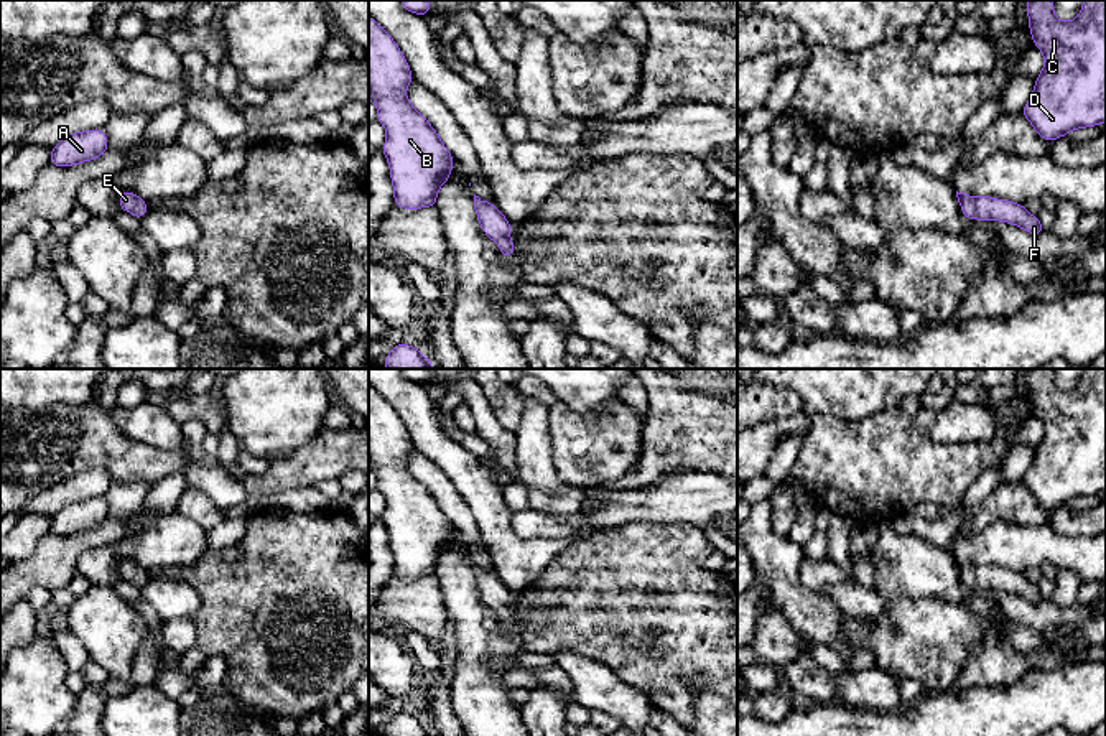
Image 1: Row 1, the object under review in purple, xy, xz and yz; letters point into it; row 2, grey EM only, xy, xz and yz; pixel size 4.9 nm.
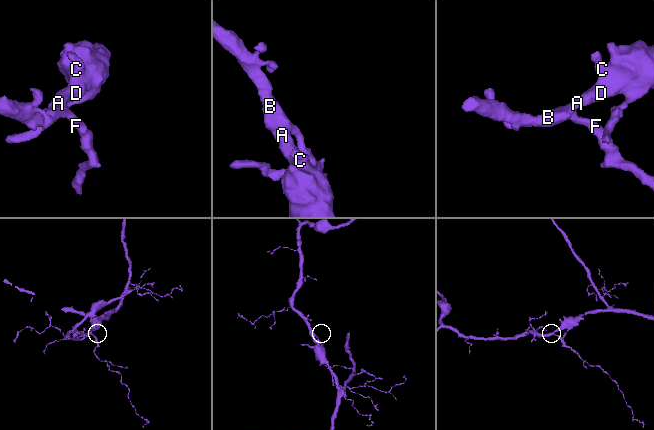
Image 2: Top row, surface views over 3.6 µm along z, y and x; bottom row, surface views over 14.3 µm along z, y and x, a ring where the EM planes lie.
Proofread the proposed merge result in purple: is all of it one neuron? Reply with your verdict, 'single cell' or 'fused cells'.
single cell

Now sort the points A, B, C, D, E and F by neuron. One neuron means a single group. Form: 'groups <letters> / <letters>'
groups A B C D E F

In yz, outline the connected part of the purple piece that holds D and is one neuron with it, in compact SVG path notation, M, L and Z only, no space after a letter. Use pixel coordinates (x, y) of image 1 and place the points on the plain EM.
M1029 369L1025 380L1034 415L1043 422L1043 438L1022 484L1047 510L1106 491L1106 369L1083 369L1071 390L1055 385L1052 369Z

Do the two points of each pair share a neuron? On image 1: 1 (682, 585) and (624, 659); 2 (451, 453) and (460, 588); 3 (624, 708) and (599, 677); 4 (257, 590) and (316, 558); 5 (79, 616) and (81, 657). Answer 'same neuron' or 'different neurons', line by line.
1: same neuron
2: different neurons
3: same neuron
4: same neuron
5: different neurons

